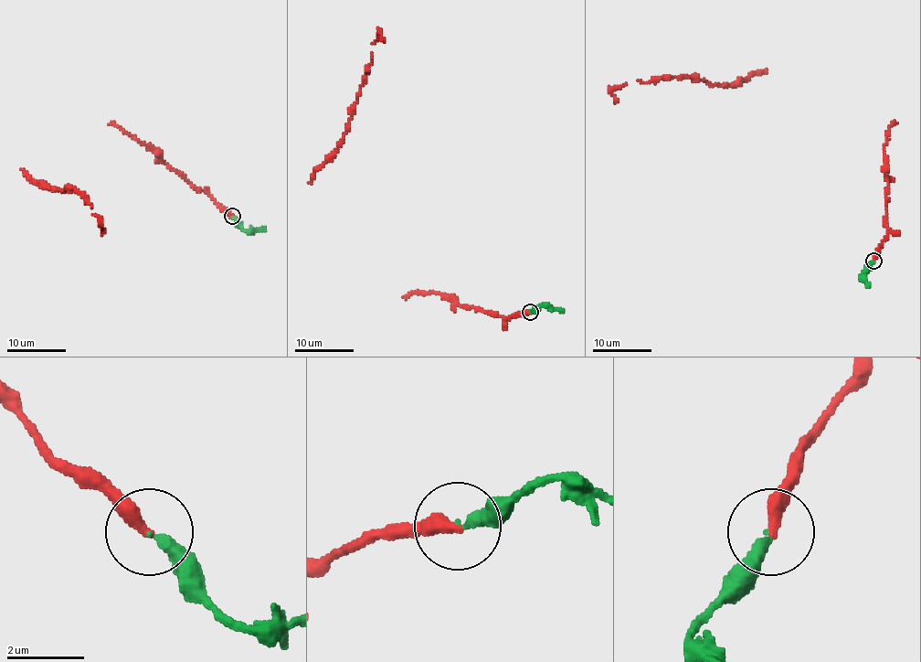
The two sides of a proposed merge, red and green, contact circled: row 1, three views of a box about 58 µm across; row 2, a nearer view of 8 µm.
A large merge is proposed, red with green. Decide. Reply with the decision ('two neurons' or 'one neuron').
one neuron

